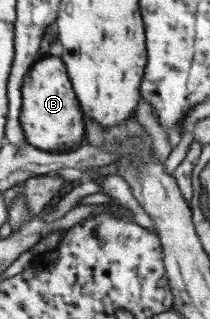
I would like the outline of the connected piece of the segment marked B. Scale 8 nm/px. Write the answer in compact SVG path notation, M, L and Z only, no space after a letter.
M48 55L34 63L24 77L21 92L19 120L29 145L55 153L85 142L85 117L62 58Z

